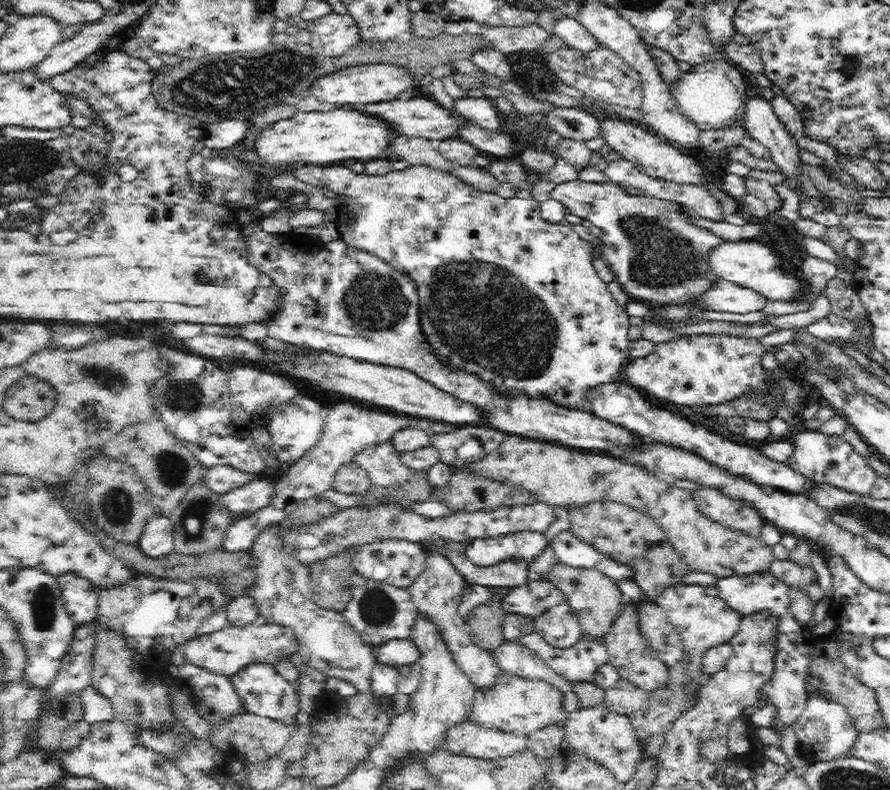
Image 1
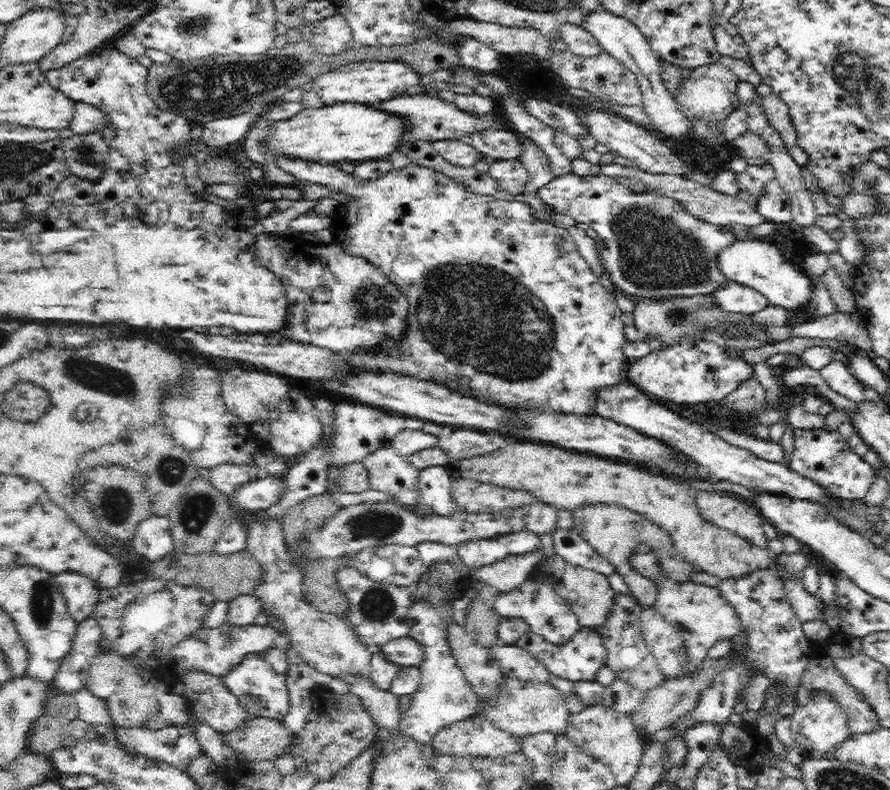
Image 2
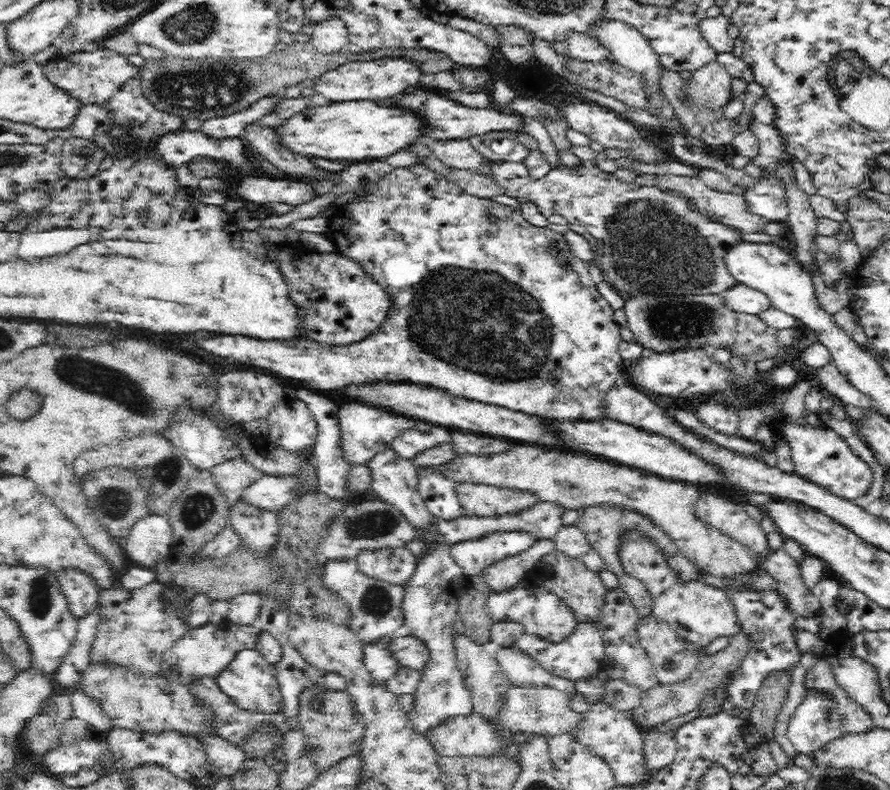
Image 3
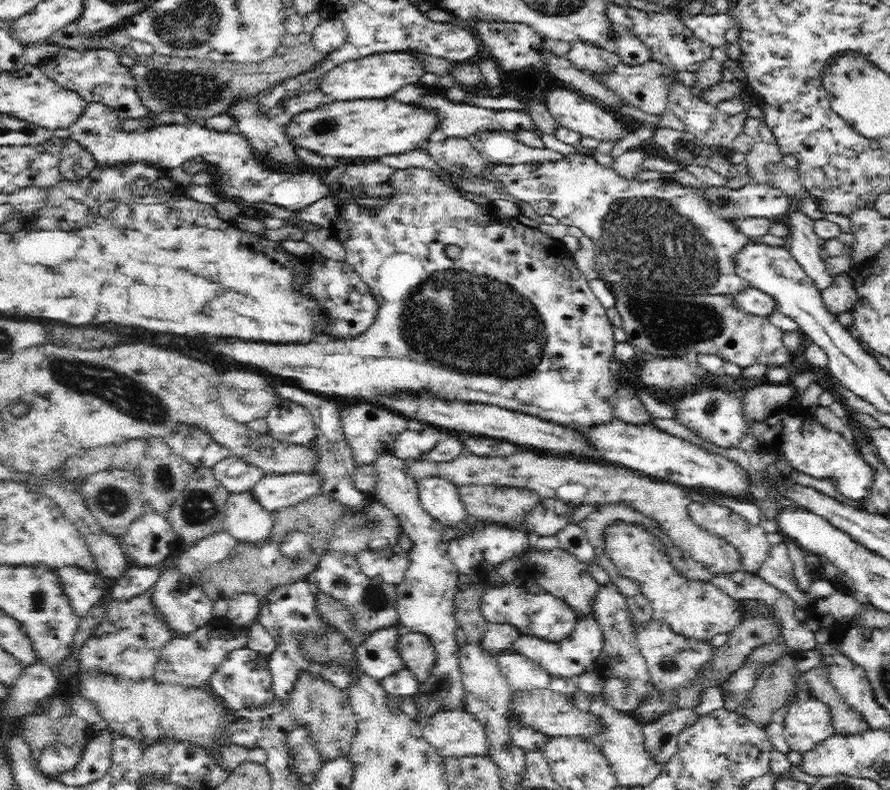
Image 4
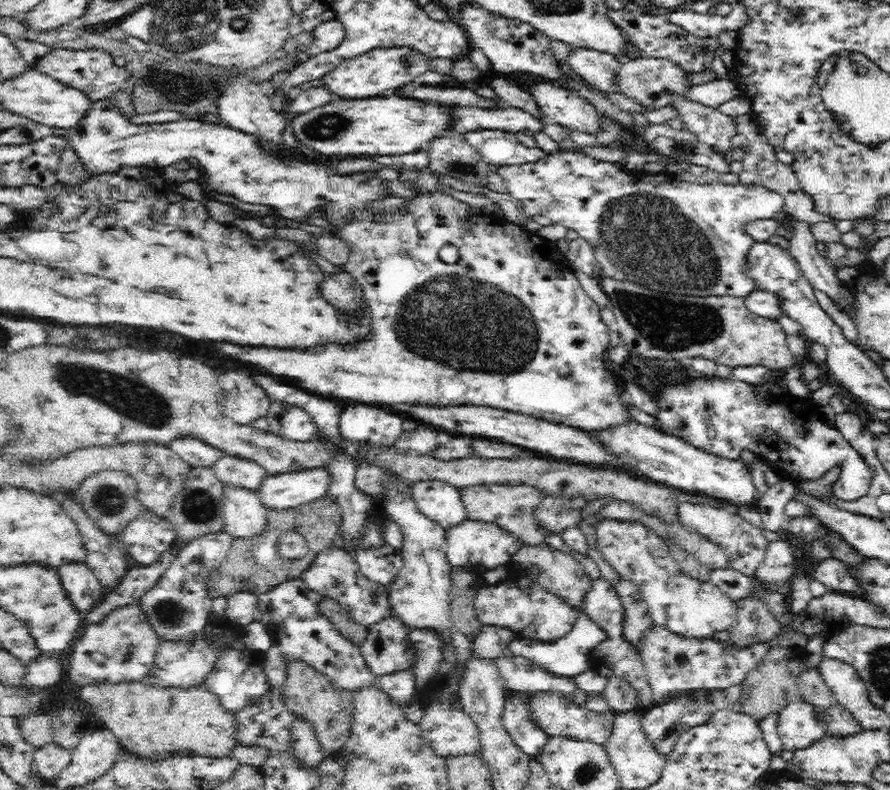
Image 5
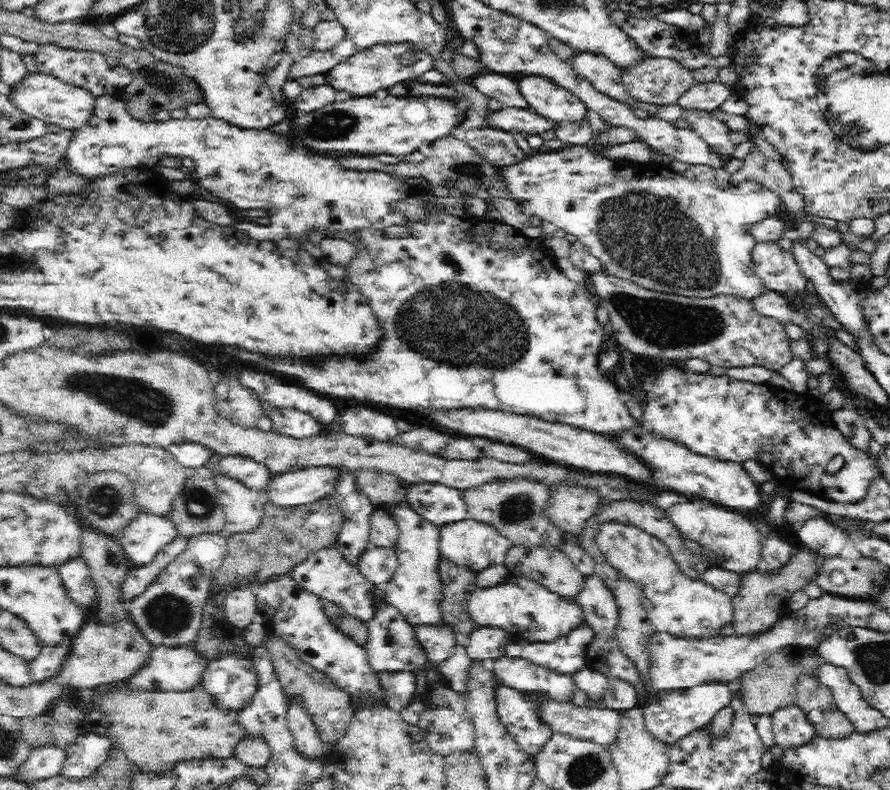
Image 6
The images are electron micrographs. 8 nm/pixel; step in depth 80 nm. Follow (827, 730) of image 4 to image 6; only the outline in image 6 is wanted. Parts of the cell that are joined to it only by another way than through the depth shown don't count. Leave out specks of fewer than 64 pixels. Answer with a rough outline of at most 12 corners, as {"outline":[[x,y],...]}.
{"outline":[[797,702],[771,715],[775,742],[784,750],[819,736]]}

